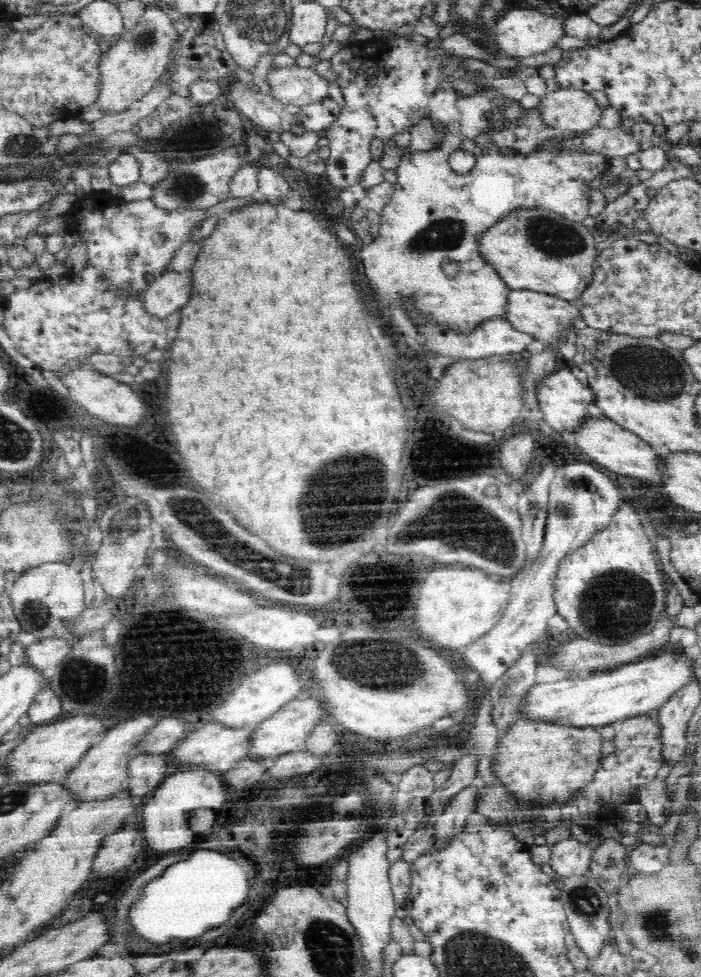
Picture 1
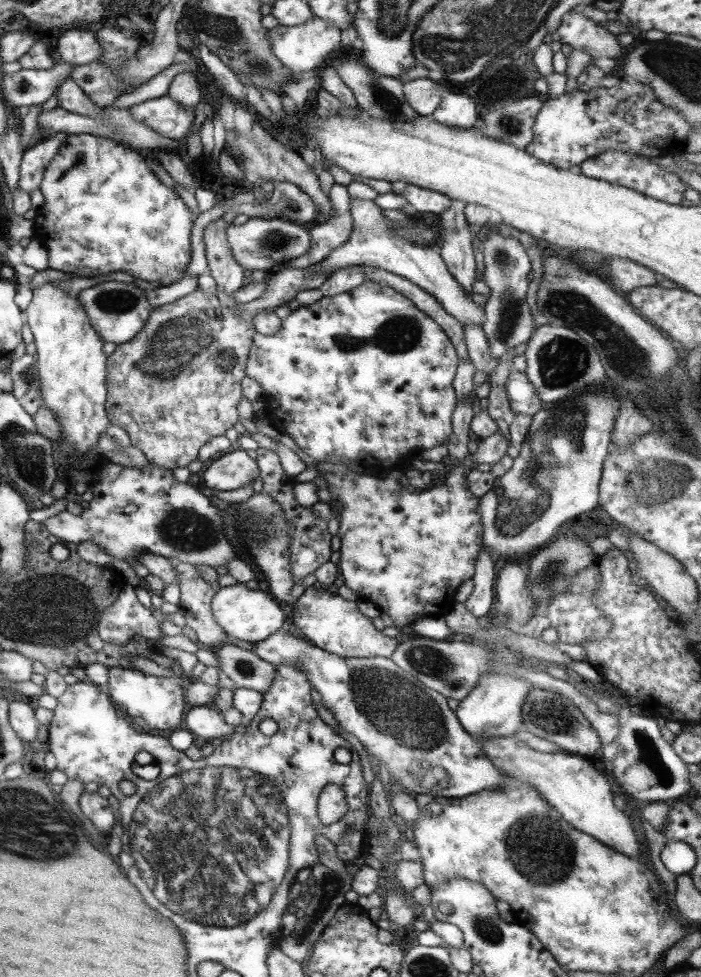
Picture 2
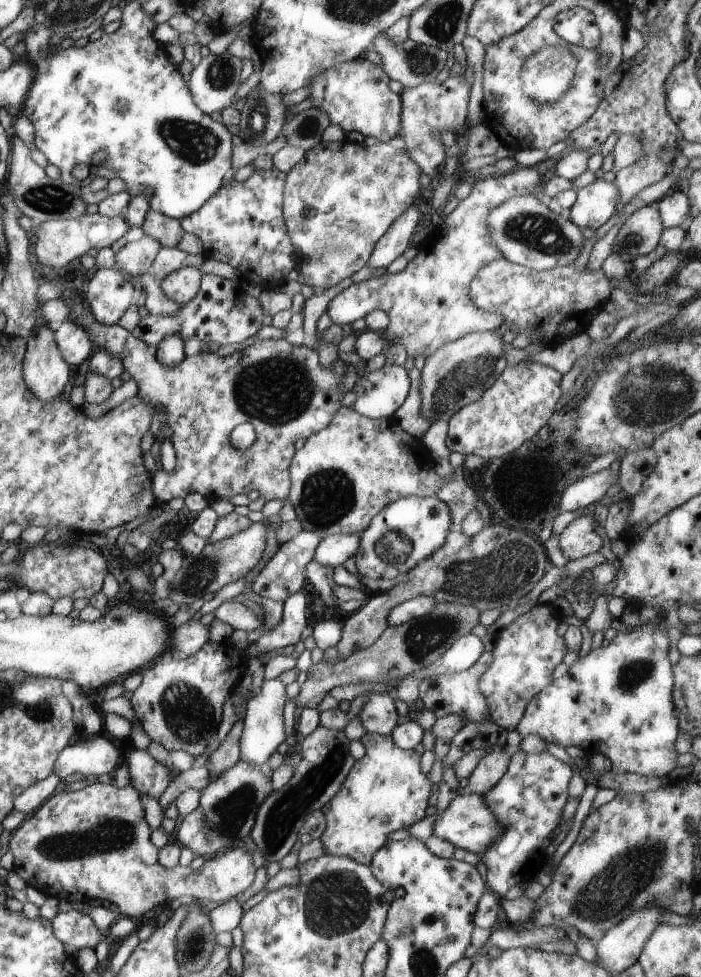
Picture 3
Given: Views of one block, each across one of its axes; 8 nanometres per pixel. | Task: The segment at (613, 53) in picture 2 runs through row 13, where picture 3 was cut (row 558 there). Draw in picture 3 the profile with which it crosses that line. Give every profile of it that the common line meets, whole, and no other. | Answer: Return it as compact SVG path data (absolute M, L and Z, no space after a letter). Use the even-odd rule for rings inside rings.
M594 514L582 516L570 522L559 536L560 548L567 560L582 559L603 549L604 538L597 534Z

